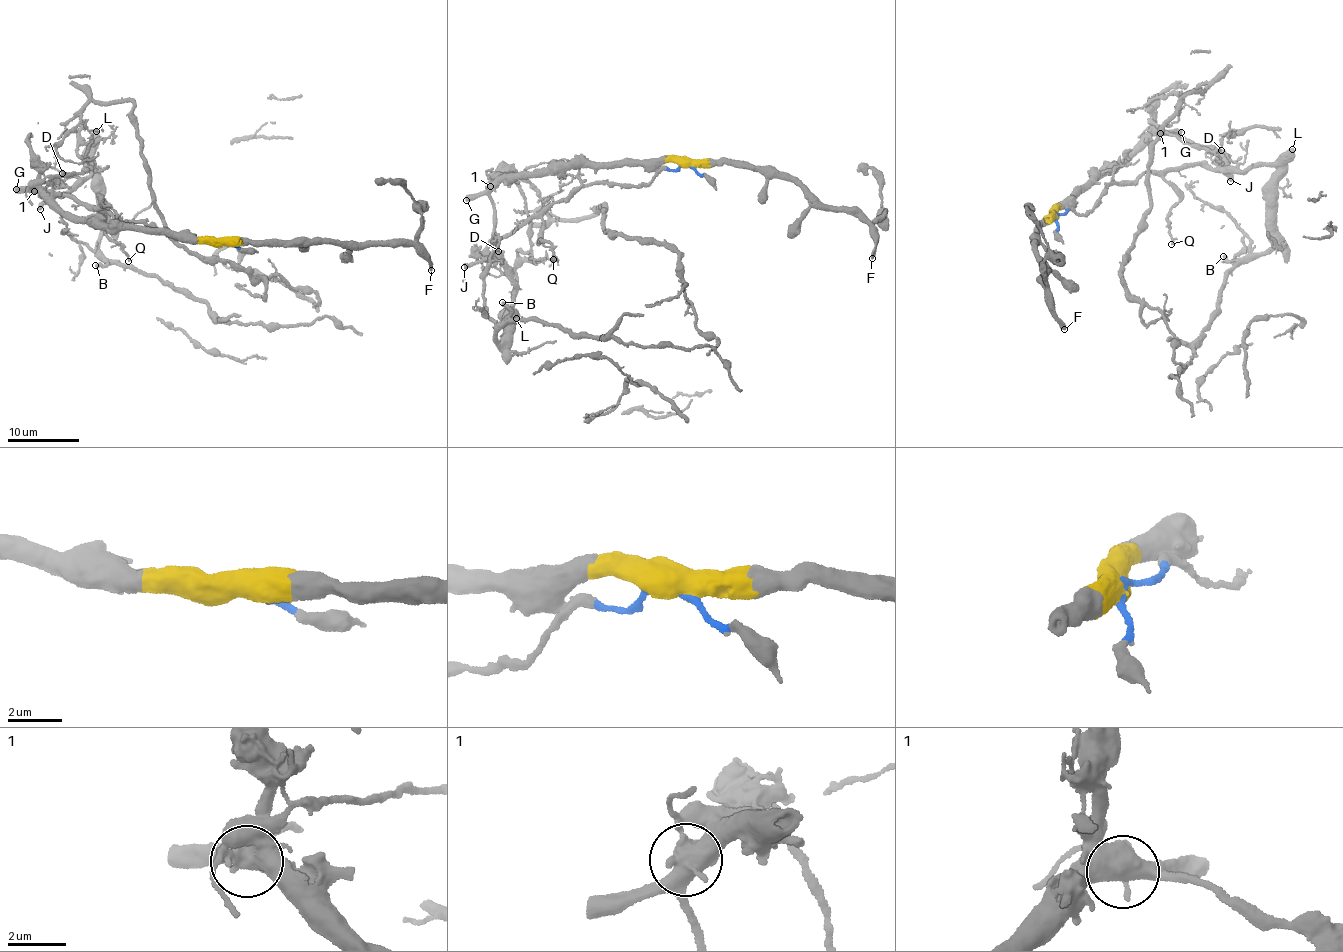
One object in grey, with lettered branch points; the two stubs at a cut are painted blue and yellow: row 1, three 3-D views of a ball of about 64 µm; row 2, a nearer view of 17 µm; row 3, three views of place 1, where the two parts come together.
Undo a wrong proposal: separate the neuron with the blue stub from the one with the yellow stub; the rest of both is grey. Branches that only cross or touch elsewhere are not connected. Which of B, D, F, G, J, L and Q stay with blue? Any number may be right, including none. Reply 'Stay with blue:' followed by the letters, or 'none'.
Stay with blue: B, D, J, L, Q

